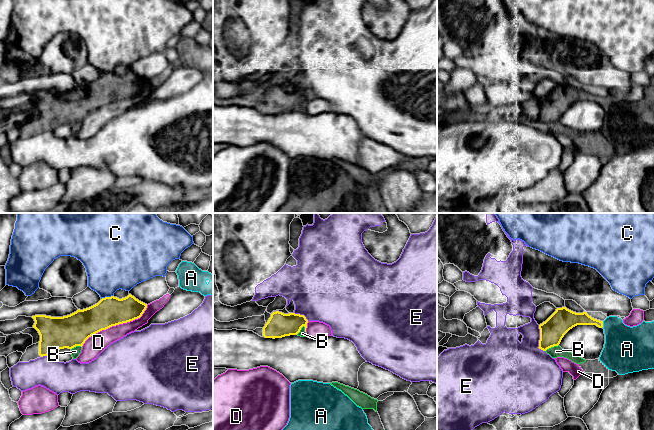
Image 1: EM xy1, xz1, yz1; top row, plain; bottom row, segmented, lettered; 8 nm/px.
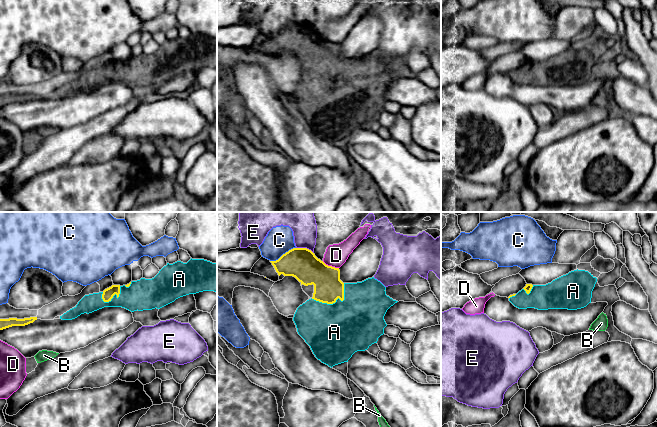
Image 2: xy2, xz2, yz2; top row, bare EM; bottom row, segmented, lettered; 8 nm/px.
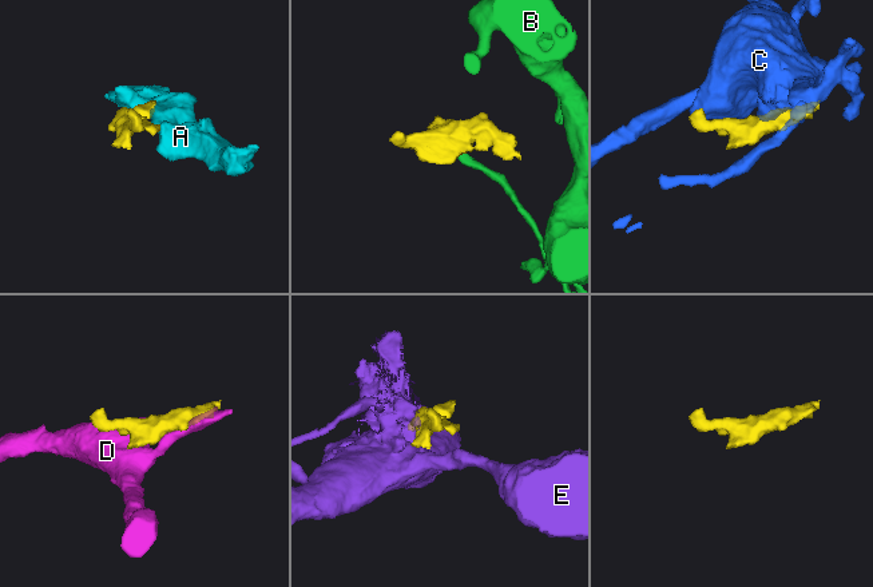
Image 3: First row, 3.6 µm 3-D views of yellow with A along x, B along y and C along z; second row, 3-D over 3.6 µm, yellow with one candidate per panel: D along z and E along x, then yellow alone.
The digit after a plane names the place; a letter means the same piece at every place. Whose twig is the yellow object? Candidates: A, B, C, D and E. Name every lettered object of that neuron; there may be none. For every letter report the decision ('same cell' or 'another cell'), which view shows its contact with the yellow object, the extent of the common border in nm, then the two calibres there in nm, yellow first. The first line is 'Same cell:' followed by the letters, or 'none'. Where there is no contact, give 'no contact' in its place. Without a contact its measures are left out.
Same cell: A
A: same cell; contact in xz2; length 300 nm; calibres 240 and 460 nm
B: another cell; contact in yz1; length 130 nm; calibres 200 and 90 nm
C: another cell; contact in xz2; length 240 nm; calibres 260 and 220 nm
D: another cell; contact in xy1; length 650 nm; calibres 240 and 160 nm
E: another cell; contact in yz1; length 220 nm; calibres 200 and 380 nm

